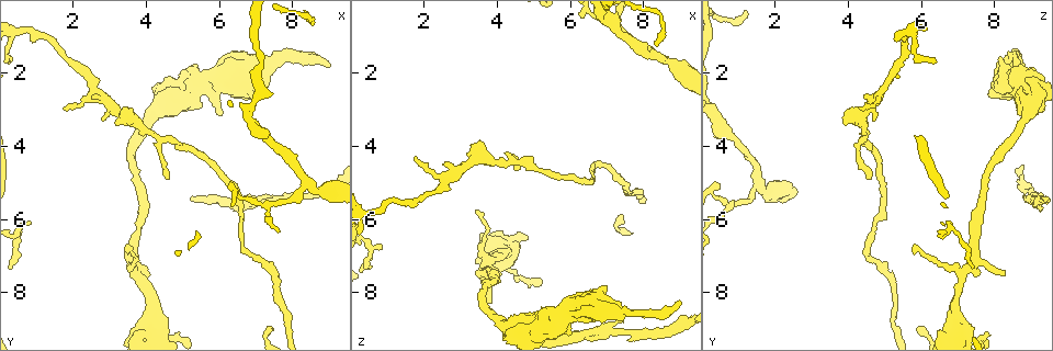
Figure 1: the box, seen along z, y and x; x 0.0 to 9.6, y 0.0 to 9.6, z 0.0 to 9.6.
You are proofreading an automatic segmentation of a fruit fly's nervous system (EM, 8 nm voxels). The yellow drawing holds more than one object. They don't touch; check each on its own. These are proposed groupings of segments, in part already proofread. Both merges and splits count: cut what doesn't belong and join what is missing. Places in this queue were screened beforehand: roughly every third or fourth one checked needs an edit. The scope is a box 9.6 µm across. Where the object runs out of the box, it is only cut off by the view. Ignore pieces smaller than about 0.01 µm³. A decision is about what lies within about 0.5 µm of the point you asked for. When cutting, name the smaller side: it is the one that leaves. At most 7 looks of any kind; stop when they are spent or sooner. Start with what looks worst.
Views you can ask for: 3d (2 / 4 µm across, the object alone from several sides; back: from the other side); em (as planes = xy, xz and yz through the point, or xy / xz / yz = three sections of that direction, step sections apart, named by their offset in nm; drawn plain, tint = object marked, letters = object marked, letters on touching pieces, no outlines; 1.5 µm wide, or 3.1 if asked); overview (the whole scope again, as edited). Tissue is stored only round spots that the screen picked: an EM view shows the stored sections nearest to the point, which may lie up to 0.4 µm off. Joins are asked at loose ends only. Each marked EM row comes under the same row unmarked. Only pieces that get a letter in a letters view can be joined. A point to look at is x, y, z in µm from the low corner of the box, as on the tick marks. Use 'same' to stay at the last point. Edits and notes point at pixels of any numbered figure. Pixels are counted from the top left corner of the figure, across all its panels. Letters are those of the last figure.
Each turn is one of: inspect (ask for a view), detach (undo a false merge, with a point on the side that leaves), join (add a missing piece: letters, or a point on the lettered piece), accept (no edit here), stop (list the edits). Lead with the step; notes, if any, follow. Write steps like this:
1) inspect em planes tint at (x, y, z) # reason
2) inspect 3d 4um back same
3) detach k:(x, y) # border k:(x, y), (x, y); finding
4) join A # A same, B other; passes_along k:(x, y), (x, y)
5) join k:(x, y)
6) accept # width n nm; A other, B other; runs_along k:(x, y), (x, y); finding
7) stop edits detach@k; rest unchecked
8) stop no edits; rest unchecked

inspect 3d 4um at (8.95, 1.90, 8.25) # branch stops here

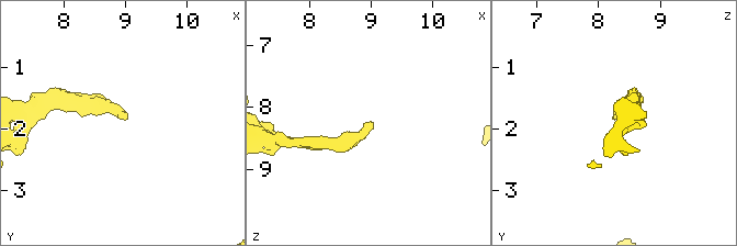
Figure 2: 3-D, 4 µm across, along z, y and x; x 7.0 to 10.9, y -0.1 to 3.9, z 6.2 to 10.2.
inspect em planes letters at (8.95, 1.80, 8.30) # shape alone is not enough

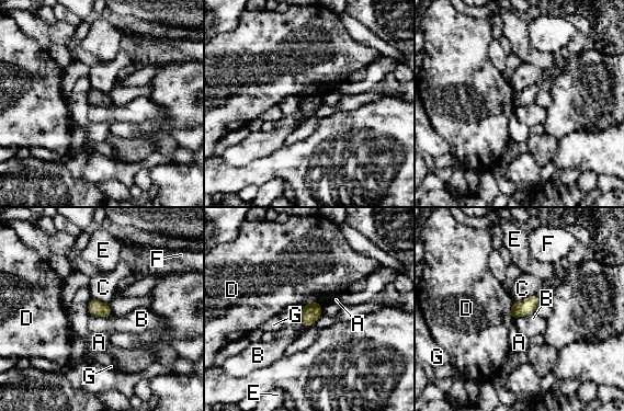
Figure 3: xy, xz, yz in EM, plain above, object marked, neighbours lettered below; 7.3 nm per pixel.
accept # longest_contact B 190 nm; A other, B other, C other, D other, E other, F other, G other; no lettered piece goes on from it

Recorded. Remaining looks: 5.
inspect em xz step 4 tint at (3.50, 6.75, 5.75) # branch stops here

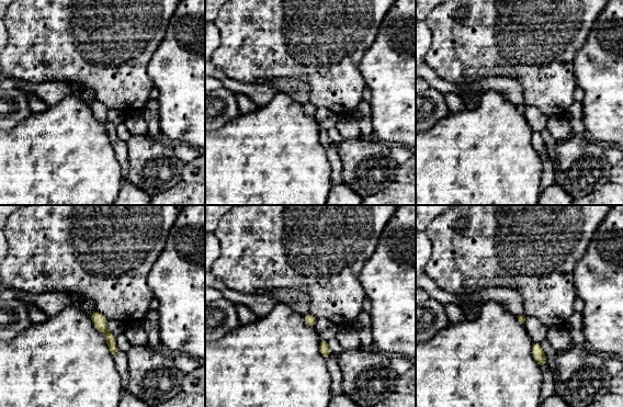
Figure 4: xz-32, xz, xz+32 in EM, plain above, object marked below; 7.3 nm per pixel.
inspect em planes letters same

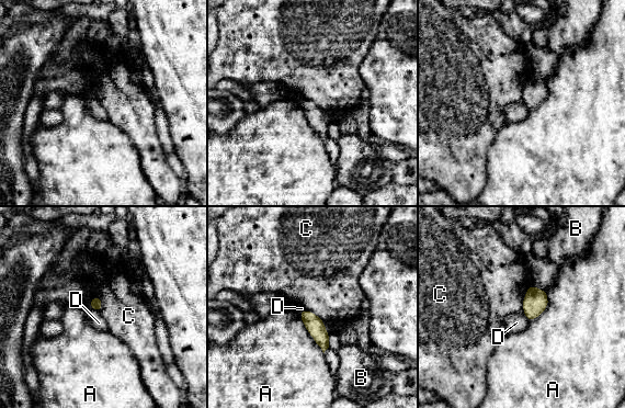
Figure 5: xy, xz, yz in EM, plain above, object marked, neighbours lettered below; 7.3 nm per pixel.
accept # width 90 nm; A other, B other, C other, D other; border 5:(530, 284), (523, 298), (523, 313); no lettered piece goes on from it

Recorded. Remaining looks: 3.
inspect 3d 2um at (6.25, 1.50, 8.50) # thick end

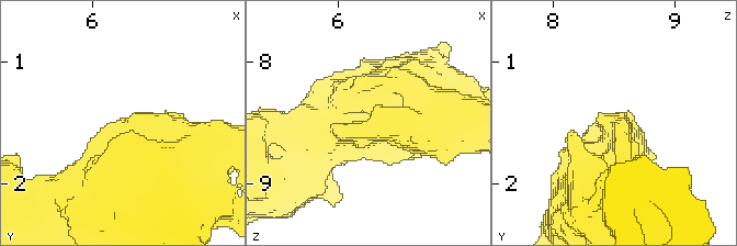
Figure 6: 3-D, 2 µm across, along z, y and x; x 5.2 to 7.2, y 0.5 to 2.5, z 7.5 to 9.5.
inspect em planes letters at (6.20, 1.50, 8.52)

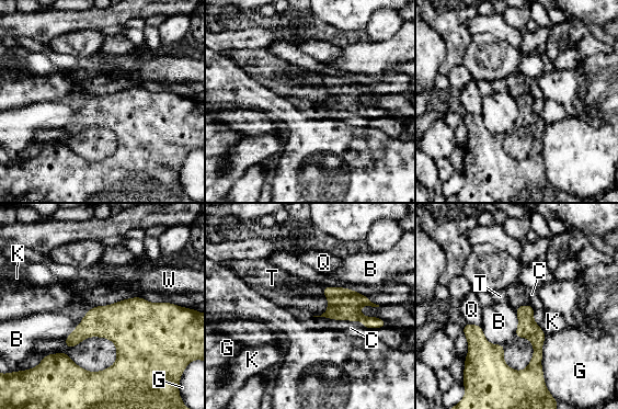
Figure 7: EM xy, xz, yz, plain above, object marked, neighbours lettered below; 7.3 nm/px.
accept # B other, C other, G other, K other, Q other, T other, W other; no lettered piece goes on from it

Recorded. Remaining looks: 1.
stop no edits; rest unchecked

